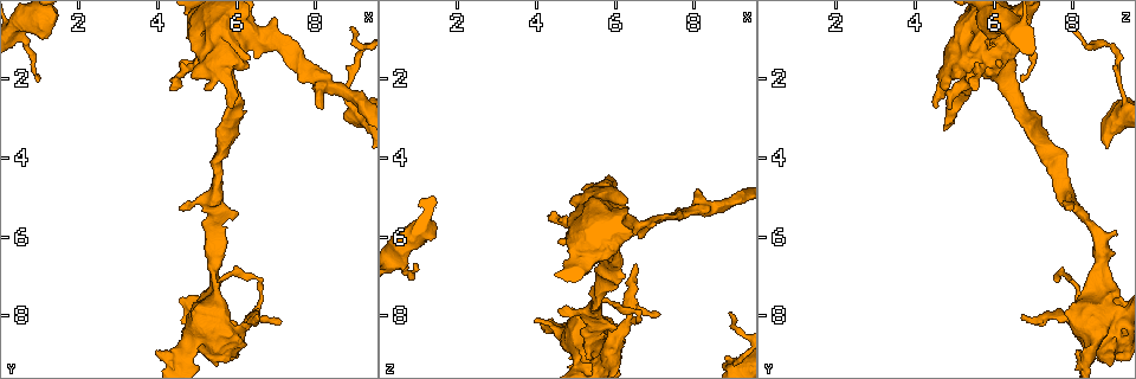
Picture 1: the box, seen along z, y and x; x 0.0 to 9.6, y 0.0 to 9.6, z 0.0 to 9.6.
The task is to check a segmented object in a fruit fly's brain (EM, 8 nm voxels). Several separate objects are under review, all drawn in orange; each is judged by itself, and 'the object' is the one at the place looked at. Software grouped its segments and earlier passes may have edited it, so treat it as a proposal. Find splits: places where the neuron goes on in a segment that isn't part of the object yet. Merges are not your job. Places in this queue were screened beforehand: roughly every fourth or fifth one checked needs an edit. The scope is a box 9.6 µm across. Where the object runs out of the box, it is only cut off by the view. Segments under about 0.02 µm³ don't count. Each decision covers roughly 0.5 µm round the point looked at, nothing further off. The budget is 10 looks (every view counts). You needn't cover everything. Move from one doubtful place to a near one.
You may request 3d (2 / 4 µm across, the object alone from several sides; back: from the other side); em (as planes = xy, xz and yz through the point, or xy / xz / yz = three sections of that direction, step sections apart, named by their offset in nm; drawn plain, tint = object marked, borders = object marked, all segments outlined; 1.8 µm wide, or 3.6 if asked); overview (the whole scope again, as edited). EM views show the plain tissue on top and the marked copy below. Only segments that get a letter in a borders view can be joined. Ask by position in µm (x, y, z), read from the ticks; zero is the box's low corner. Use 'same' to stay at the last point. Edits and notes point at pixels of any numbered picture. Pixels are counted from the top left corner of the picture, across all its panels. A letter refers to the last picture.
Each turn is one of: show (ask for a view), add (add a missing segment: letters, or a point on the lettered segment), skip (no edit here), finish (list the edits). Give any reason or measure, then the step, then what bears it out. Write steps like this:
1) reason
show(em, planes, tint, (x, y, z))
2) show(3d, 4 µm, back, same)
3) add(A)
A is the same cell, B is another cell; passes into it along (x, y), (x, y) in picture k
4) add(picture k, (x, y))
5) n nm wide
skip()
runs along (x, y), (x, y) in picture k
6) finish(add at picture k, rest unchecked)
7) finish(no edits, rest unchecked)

thick end
show(3d, 4 µm, (6.50, 1.50, 5.90))

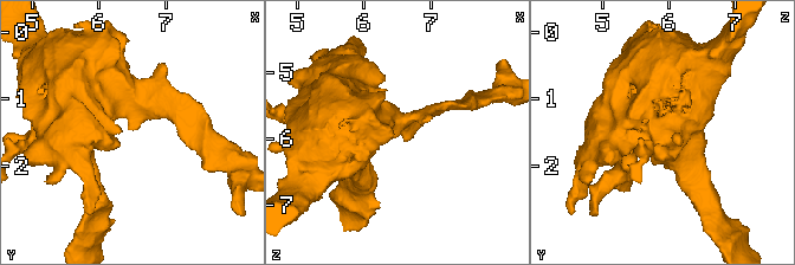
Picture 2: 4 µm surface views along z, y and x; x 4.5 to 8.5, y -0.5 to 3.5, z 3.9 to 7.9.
show(em, 3.6 µm, planes, borders, (6.55, 1.45, 5.85))

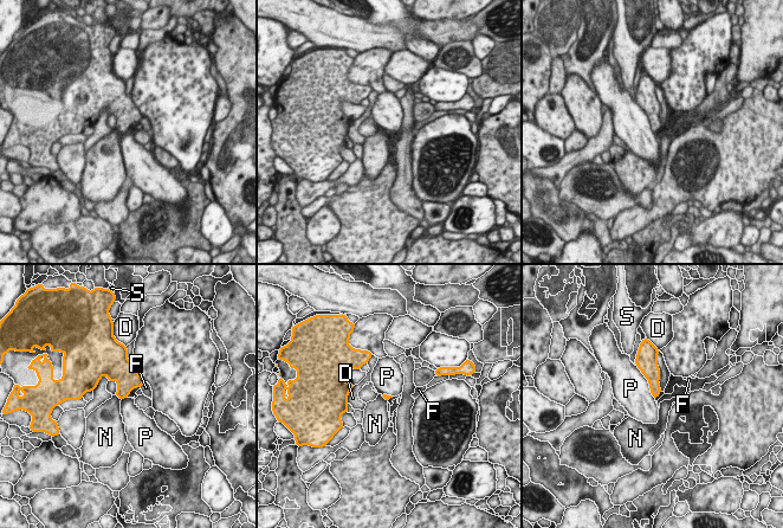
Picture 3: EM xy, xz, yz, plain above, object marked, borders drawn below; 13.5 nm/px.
skip()
D, F, N, P and S are other cells; border along (635, 366), (647, 380), (654, 399) in picture 3; none of them fits

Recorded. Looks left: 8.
branch stops here
show(3d, 4 µm, back, (7.10, 8.25, 8.05))

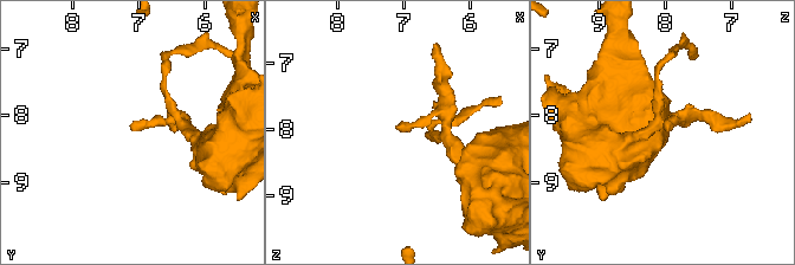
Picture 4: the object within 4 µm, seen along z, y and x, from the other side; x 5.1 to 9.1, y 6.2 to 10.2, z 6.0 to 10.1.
now the EM
show(em, planes, borders, (7.15, 8.20, 8.00))

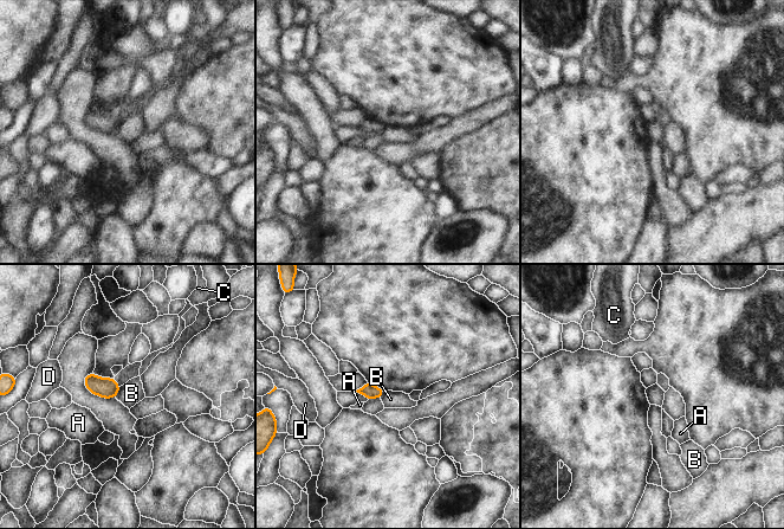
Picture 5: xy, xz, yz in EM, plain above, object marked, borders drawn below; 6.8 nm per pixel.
skip()
A, B, C and D are other cells; border along (121, 386), (115, 397) in picture 5; no lettered segment goes on from it

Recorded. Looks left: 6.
free end
show(3d, 4 µm, (3.95, 8.90, 8.10))

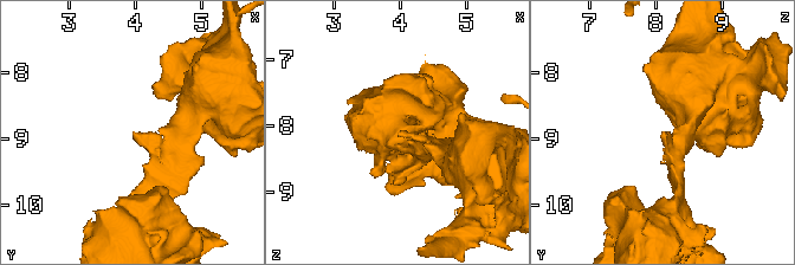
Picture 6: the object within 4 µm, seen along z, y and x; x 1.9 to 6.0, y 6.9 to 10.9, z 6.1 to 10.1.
show(em, xy, step 16, borders, (4.00, 8.95, 8.10))

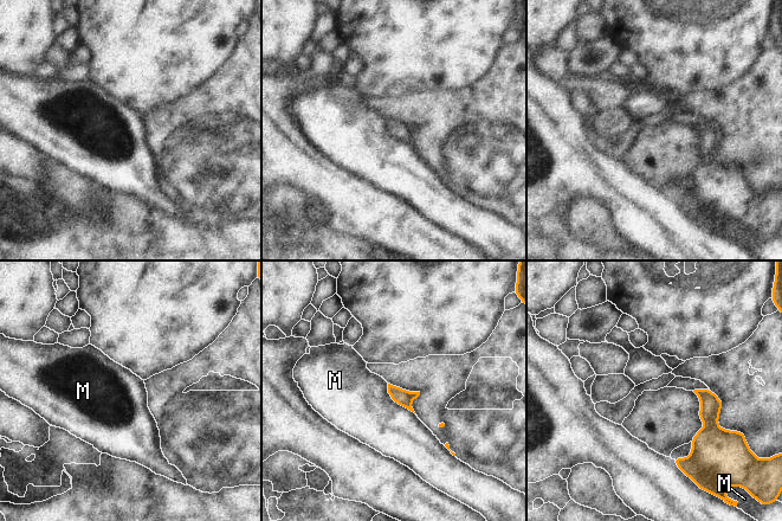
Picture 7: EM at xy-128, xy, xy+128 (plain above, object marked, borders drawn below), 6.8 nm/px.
cut it another way
show(em, planes, borders, same)

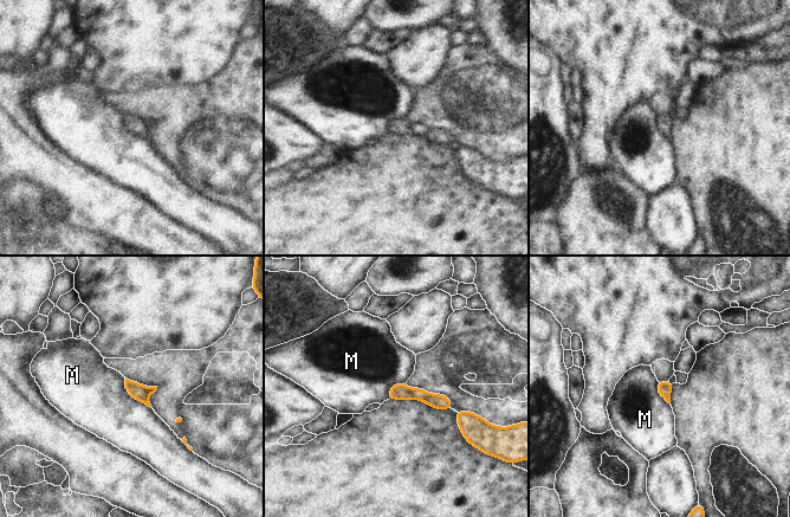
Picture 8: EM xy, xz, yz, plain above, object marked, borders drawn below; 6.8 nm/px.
skip()
M is another cell; runs along (392, 394), (421, 394), (448, 406) in picture 8; none of them fits

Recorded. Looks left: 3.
free end
show(em, yz, step 8, borders, (0.95, 2.10, 6.70))

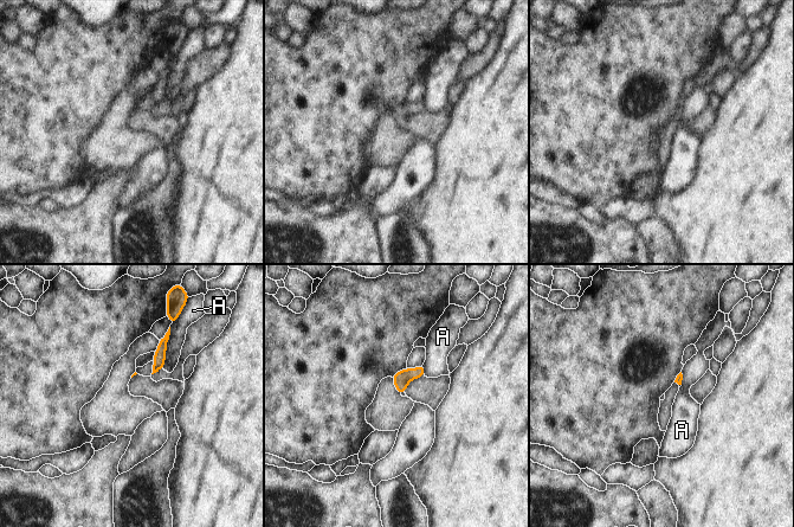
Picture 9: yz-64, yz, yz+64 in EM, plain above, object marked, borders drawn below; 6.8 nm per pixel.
skip()
A is another cell; border along (170, 327), (166, 361), (162, 368) in picture 9; none of them fits

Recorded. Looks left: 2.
finish(no edits, rest unchecked)

